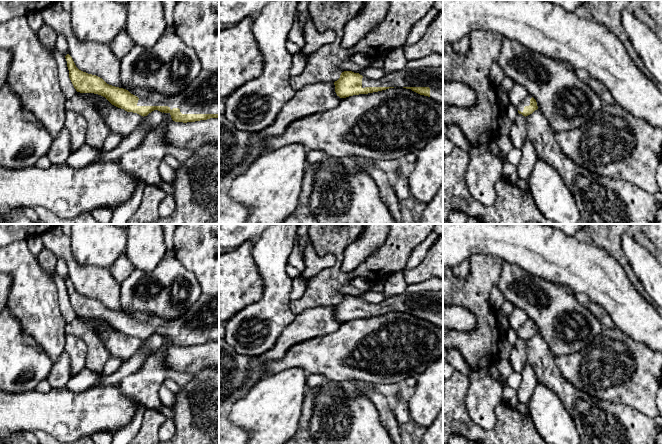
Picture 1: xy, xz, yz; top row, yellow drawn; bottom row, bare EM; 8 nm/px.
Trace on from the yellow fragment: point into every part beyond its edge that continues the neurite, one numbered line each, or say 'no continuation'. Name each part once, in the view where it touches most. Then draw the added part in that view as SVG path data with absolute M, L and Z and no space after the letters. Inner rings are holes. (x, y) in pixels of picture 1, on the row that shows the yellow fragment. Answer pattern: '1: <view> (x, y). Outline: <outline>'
1: xy (201, 96). Outline: M201 69L198 76L177 95L154 92L148 97L139 98L137 106L168 106L171 110L179 108L182 114L219 114L219 71Z

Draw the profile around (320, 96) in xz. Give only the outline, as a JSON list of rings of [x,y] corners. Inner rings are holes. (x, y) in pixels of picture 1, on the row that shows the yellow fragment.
[[[316,82],[295,91],[294,96],[283,105],[275,121],[266,129],[253,133],[249,140],[246,159],[233,169],[224,172],[219,179],[233,179],[244,172],[263,152],[264,140],[267,137],[282,134],[291,122],[299,118],[333,109],[341,99],[335,92],[334,82]]]

